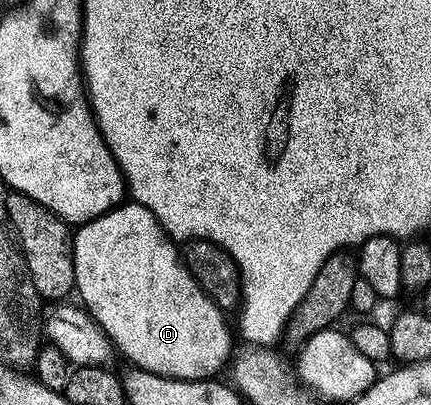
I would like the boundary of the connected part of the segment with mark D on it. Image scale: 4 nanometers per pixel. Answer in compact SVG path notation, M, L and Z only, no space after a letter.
M134 200L124 201L107 214L93 219L92 222L82 223L74 231L73 245L75 248L75 290L80 298L78 301L85 307L87 313L94 318L95 323L106 332L108 338L111 339L112 347L118 353L120 350L128 358L128 363L132 367L139 367L149 372L160 374L163 377L196 381L198 378L214 379L219 374L217 373L218 370L223 365L223 369L228 365L229 359L233 354L233 349L231 350L231 334L233 338L233 330L232 327L231 330L227 327L227 322L223 319L226 318L224 311L220 310L217 304L213 304L213 300L209 300L209 296L200 288L197 280L193 280L193 276L183 264L180 247L163 231L161 224L153 216L153 212L149 212L149 208L145 208L141 203Z

